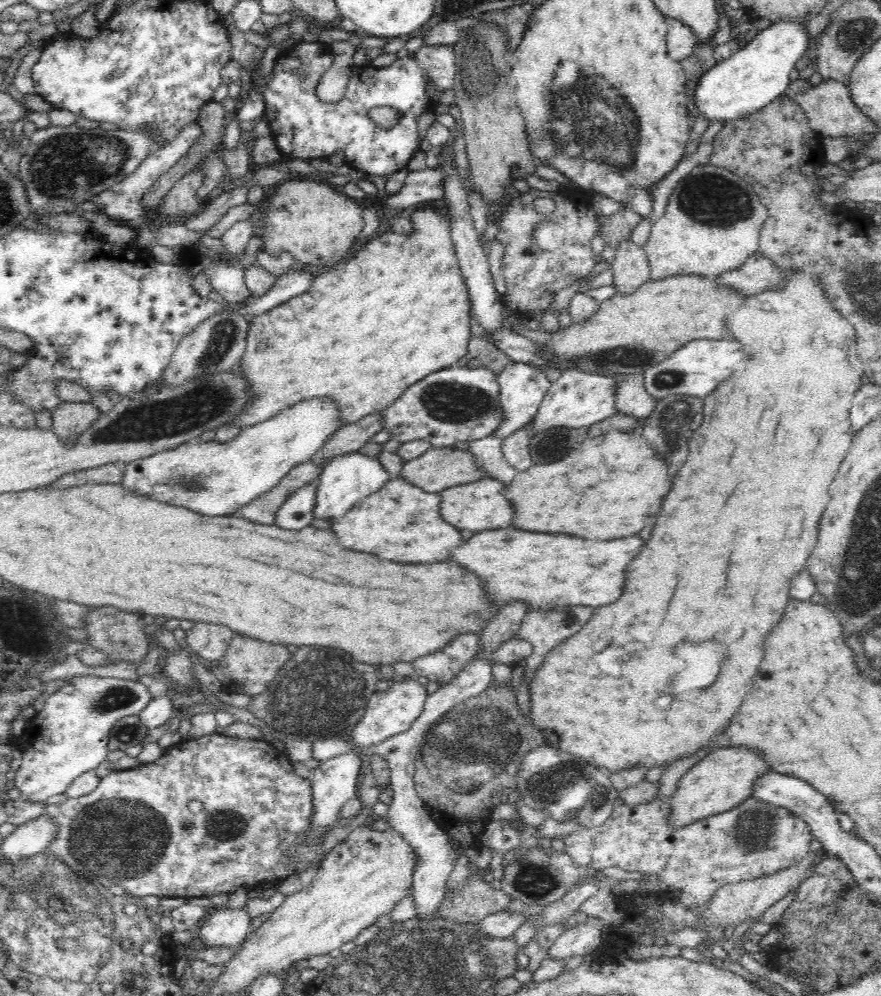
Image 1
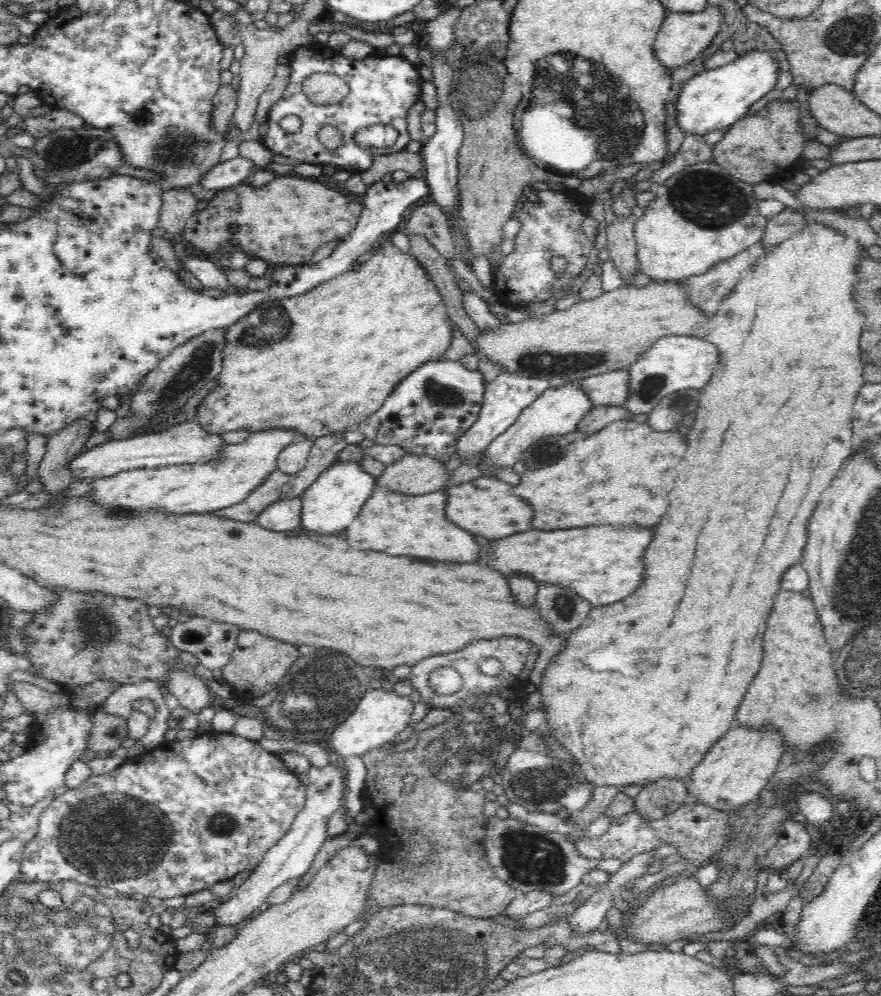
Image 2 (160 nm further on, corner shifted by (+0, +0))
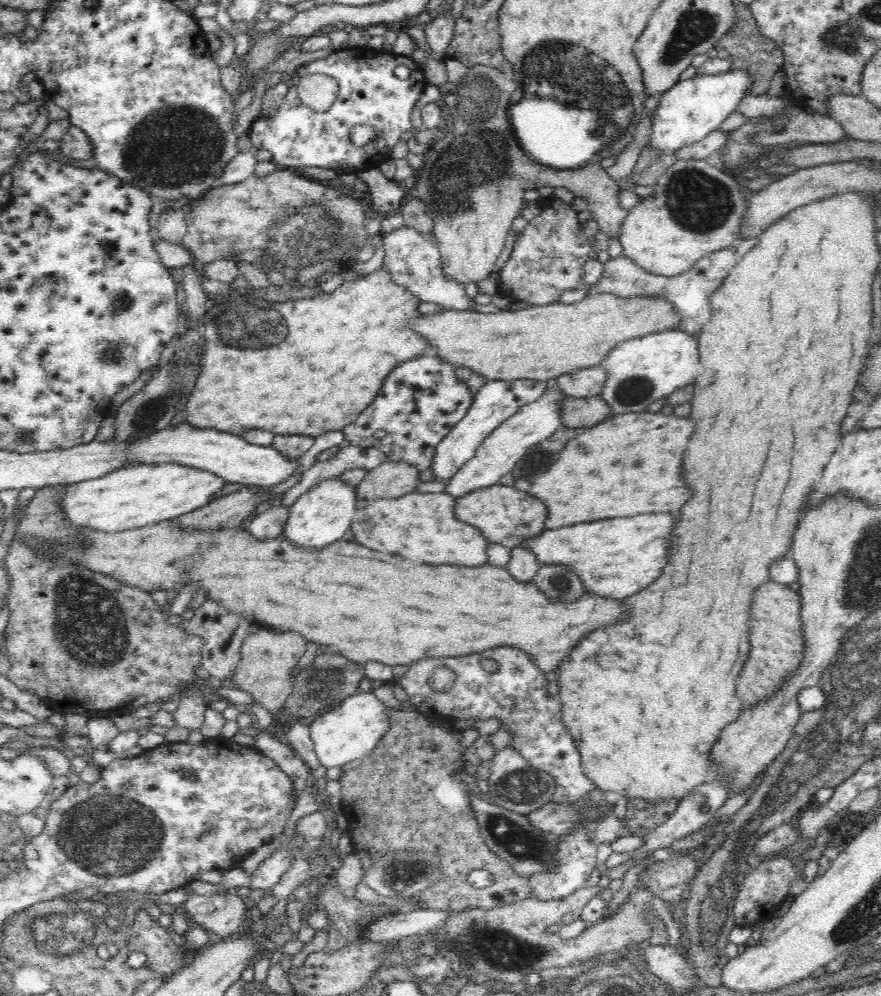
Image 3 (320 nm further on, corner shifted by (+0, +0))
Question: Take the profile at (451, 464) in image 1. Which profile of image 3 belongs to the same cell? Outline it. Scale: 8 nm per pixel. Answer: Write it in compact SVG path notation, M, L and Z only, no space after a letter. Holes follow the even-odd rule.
M386 460L380 466L369 470L366 476L355 486L357 494L357 508L364 508L372 500L382 499L384 497L395 499L405 494L412 493L421 481L419 478L420 470L415 466L410 466L409 462Z

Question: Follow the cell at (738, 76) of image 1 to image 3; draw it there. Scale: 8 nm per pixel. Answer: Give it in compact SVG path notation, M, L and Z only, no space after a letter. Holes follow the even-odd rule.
M728 70L680 80L670 91L656 98L656 107L651 112L651 132L646 145L656 150L674 152L706 138L706 135L718 129L735 112L742 98L750 92L752 81L747 70Z

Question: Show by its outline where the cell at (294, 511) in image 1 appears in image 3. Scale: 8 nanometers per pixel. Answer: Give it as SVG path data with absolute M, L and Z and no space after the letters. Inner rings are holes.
M275 504L270 509L256 515L247 531L258 540L268 540L282 535L288 520L289 506Z

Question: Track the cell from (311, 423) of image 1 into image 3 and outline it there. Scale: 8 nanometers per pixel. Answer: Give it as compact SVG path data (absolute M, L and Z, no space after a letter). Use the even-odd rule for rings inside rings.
M176 463L139 464L130 468L122 467L97 479L65 485L65 493L62 493L59 498L59 507L66 513L68 522L77 529L91 528L98 532L122 532L130 528L142 528L148 524L171 520L191 510L202 508L210 502L208 500L219 492L225 483L227 482L222 477L215 476L212 472Z

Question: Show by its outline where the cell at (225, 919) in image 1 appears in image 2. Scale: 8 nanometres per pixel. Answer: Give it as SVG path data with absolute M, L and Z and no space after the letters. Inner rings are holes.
M328 764L324 768L310 767L307 773L309 785L304 809L296 816L288 833L276 846L266 852L264 860L258 867L251 871L251 875L243 884L234 890L227 899L215 904L213 911L218 926L236 926L241 922L248 921L252 912L266 902L269 894L281 884L291 878L302 877L312 866L320 848L328 838L328 820L342 806L345 806L344 794L347 792L346 775L342 775L337 767Z

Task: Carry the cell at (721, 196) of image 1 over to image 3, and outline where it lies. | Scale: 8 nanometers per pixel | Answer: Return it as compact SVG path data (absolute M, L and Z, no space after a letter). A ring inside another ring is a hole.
M678 159L674 164L666 169L666 172L658 178L657 183L654 186L654 190L651 195L641 199L632 209L628 211L626 218L622 221L621 231L619 234L619 241L623 248L624 257L630 257L633 259L634 263L638 264L644 270L662 276L678 276L683 272L686 272L698 259L702 256L706 256L711 252L716 252L738 242L744 240L741 238L741 232L743 230L743 216L745 215L745 210L747 207L747 201L745 200L747 196L747 190L742 189L742 182L736 178L733 174L729 174L725 169L719 167L719 165L712 165L706 162L705 159L696 160L684 160Z

